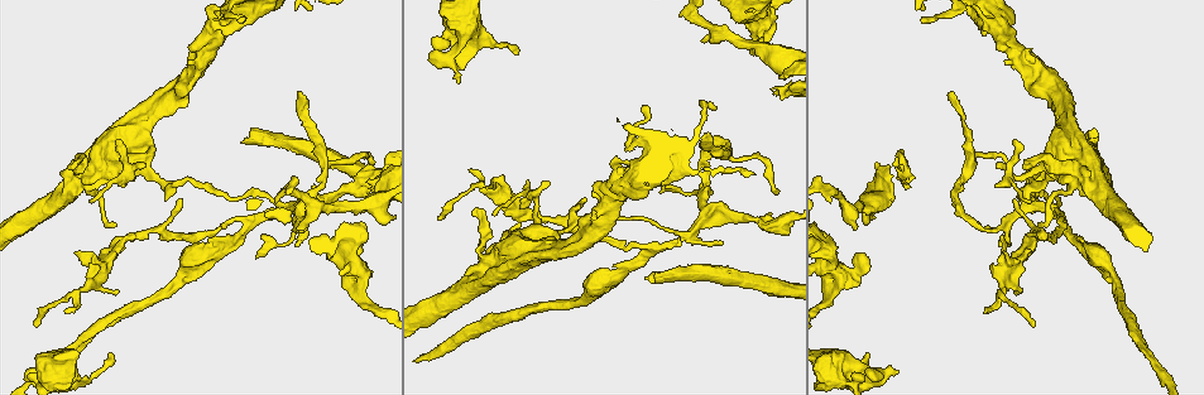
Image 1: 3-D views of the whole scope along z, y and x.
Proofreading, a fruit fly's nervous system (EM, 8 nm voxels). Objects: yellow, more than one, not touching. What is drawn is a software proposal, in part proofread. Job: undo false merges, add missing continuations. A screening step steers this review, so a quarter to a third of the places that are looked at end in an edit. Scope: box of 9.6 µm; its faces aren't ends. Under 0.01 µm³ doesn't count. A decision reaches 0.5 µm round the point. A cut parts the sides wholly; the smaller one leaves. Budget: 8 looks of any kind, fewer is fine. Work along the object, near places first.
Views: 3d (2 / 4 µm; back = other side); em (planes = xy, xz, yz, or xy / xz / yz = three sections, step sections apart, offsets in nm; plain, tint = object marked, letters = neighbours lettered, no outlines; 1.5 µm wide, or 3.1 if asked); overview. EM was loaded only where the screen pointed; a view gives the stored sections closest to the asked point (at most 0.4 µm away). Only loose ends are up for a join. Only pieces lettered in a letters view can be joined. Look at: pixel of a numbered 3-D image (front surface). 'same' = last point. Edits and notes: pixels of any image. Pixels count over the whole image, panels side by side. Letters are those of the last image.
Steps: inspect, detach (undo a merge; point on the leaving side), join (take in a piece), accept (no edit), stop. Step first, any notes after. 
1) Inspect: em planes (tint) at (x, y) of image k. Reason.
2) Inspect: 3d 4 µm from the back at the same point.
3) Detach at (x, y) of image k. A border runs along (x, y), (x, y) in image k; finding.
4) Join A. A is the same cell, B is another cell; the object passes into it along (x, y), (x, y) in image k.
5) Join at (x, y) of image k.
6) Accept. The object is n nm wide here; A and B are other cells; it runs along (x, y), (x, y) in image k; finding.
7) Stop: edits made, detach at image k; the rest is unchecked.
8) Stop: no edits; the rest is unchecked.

Inspect: em planes (plain) at (190, 88) of image 1. Thick end.

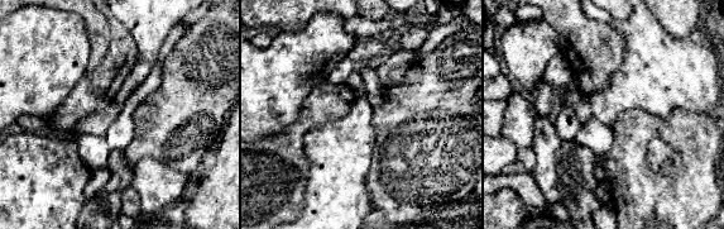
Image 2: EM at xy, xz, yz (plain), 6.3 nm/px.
Inspect: em planes (letters) at the same point. See the neighbours.

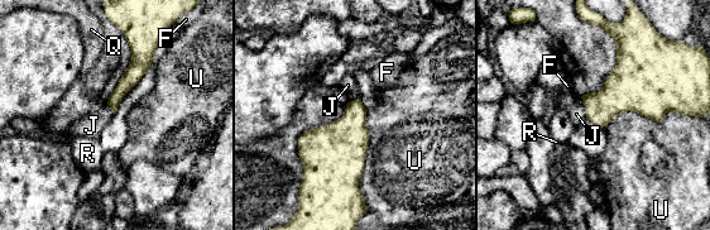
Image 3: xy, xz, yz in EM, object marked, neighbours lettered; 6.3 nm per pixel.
Accept. F, J, Q, R and U are other cells; it runs along (132, 43), (137, 70), (114, 105) in image 3; none of them fits.

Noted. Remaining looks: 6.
Inspect: em planes (letters) at (1005, 160) of image 1.

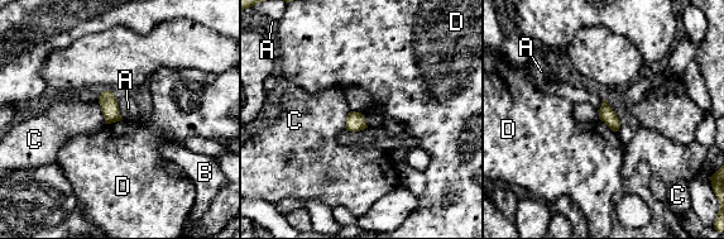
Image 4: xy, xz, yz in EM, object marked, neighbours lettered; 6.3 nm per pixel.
Accept. The object is 100 nm wide here; A, B, C and D are other cells; a border runs along (599, 118), (617, 132) in image 4; none of them fits.

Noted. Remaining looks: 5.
Inspect: em planes (letters) at (1016, 294) of image 1. Free end.

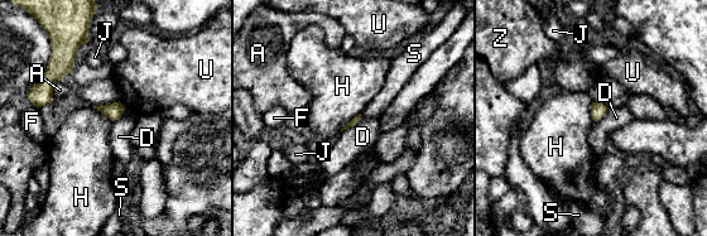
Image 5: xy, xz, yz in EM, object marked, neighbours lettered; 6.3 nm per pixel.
Accept. The longest contact is with D, 180 nm; A, D, F, H, J, S, U and Z are other cells; a border runs along (360, 112), (340, 130) in image 5; no lettered piece goes on from it.

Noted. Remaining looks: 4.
Stop: no edits; the rest is unchecked.

